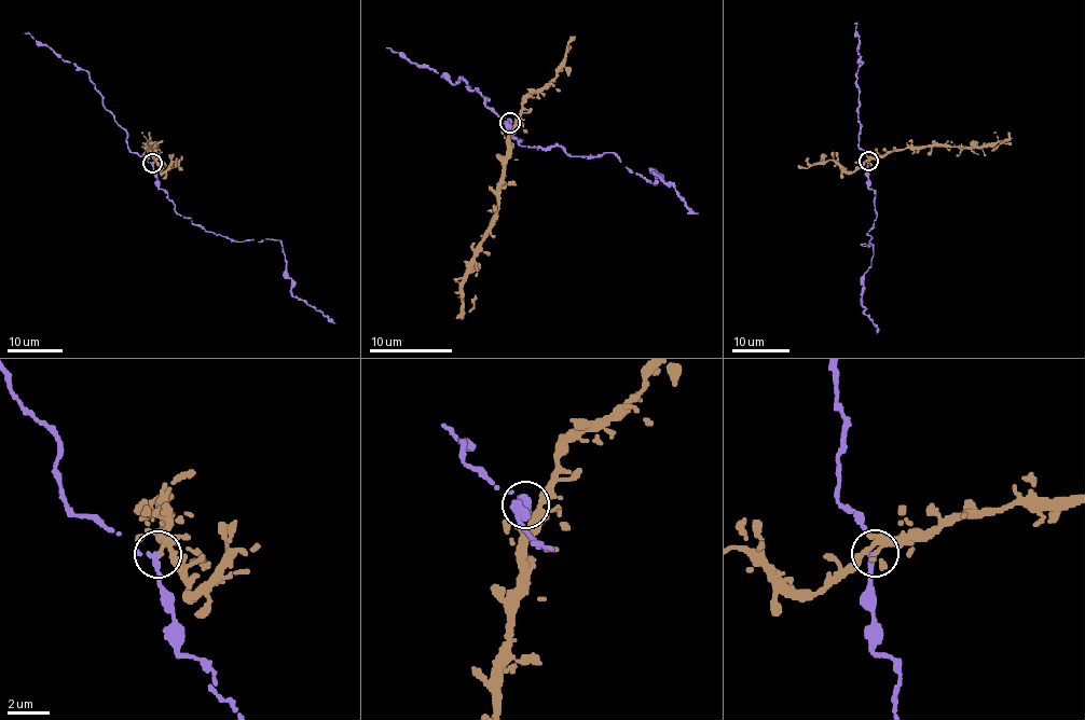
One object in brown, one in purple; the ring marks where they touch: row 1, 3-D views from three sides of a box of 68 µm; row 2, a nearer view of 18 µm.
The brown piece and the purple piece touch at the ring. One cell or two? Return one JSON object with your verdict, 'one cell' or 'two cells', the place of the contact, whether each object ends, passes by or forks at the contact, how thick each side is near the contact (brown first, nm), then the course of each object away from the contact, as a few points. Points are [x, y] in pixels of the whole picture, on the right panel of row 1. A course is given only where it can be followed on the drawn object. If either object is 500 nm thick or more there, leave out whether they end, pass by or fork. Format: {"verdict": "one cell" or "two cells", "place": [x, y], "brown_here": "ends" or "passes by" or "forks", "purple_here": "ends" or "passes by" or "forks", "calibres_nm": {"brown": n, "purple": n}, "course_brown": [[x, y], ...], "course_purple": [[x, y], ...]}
{"verdict": "two cells", "place": [868, 161], "brown_here": "ends", "purple_here": "ends", "calibres_nm": {"brown": 220, "purple": 320}, "course_brown": [[868, 161], [910, 147], [978, 147], [1005, 140], [992, 151]], "course_purple": [[868, 161], [876, 216], [871, 239], [861, 244], [874, 246], [861, 302], [877, 333]]}

